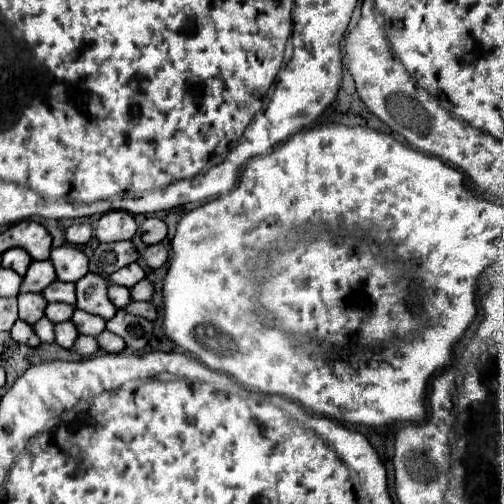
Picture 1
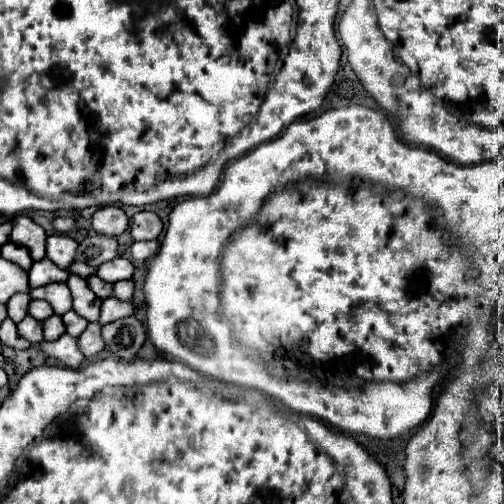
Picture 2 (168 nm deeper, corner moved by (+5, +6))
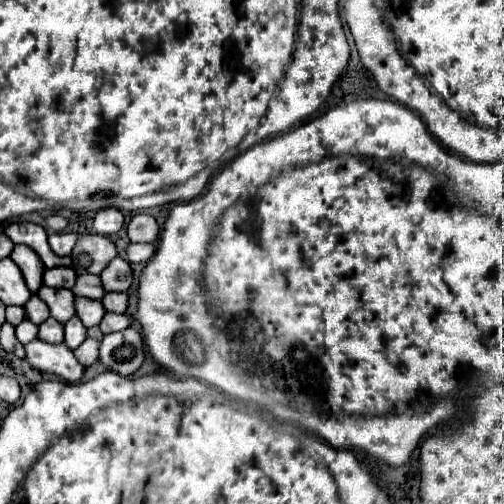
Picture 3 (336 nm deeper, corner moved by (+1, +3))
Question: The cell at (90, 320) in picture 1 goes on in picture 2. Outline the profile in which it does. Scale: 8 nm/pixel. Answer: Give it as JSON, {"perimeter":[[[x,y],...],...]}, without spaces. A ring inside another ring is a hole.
{"perimeter":[[[68,310],[68,312],[62,316],[62,320],[64,320],[64,326],[66,326],[66,332],[72,334],[74,338],[78,338],[78,336],[84,332],[84,328],[88,326],[88,320],[82,318],[82,316],[78,316],[74,310]]]}

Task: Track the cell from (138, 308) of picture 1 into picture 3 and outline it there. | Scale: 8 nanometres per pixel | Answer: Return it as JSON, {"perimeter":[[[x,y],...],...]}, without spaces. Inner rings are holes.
{"perimeter":[[[106,313],[104,319],[100,321],[100,331],[104,335],[108,333],[116,333],[116,331],[124,331],[130,325],[130,319],[126,315],[116,315],[116,313]]]}

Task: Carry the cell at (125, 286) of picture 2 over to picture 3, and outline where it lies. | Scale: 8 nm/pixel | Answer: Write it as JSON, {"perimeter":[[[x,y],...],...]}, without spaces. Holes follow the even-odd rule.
{"perimeter":[[[106,293],[102,297],[102,305],[106,311],[112,313],[124,313],[128,307],[128,295],[126,293]]]}

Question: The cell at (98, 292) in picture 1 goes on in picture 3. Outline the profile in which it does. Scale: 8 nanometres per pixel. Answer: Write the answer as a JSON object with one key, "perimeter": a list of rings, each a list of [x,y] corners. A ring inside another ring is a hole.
{"perimeter":[[[76,297],[76,317],[84,323],[84,327],[94,327],[102,321],[104,317],[104,307],[102,301],[96,299],[86,299],[86,297]]]}

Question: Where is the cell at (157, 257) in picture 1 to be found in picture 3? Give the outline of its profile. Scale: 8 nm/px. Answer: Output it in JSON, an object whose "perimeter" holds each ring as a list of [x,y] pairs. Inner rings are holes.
{"perimeter":[[[130,243],[126,247],[128,253],[128,261],[130,263],[146,263],[152,253],[154,253],[154,245],[144,245],[144,243]]]}

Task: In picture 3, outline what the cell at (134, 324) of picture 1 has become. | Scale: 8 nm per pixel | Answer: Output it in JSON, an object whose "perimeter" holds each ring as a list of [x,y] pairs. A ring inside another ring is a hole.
{"perimeter":[[[134,327],[106,335],[100,343],[100,361],[106,369],[130,377],[144,363],[142,335]]]}

